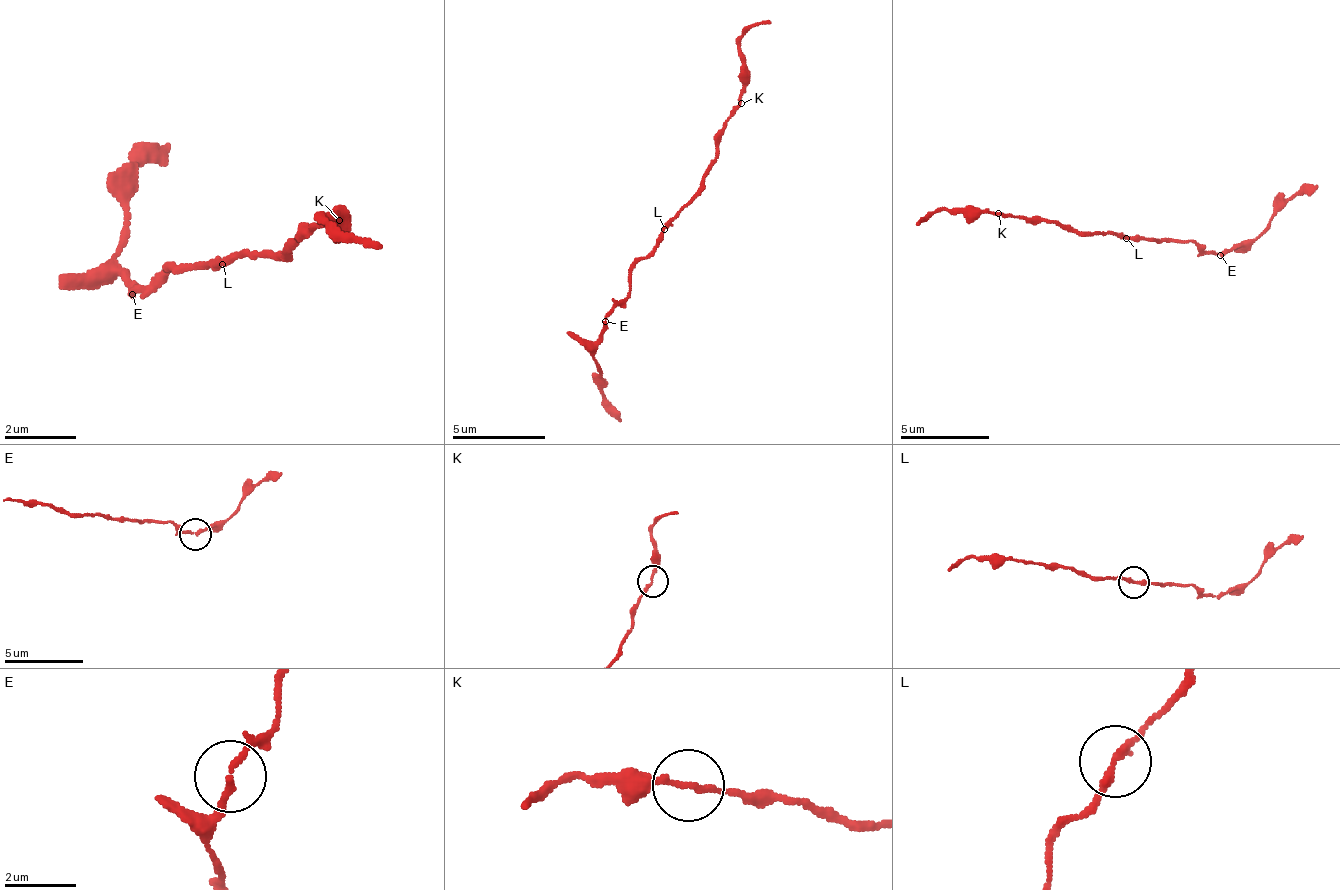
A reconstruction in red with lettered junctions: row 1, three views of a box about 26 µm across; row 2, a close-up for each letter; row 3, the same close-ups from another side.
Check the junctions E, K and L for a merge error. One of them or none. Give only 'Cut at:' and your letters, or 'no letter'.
Cut at: no letter

